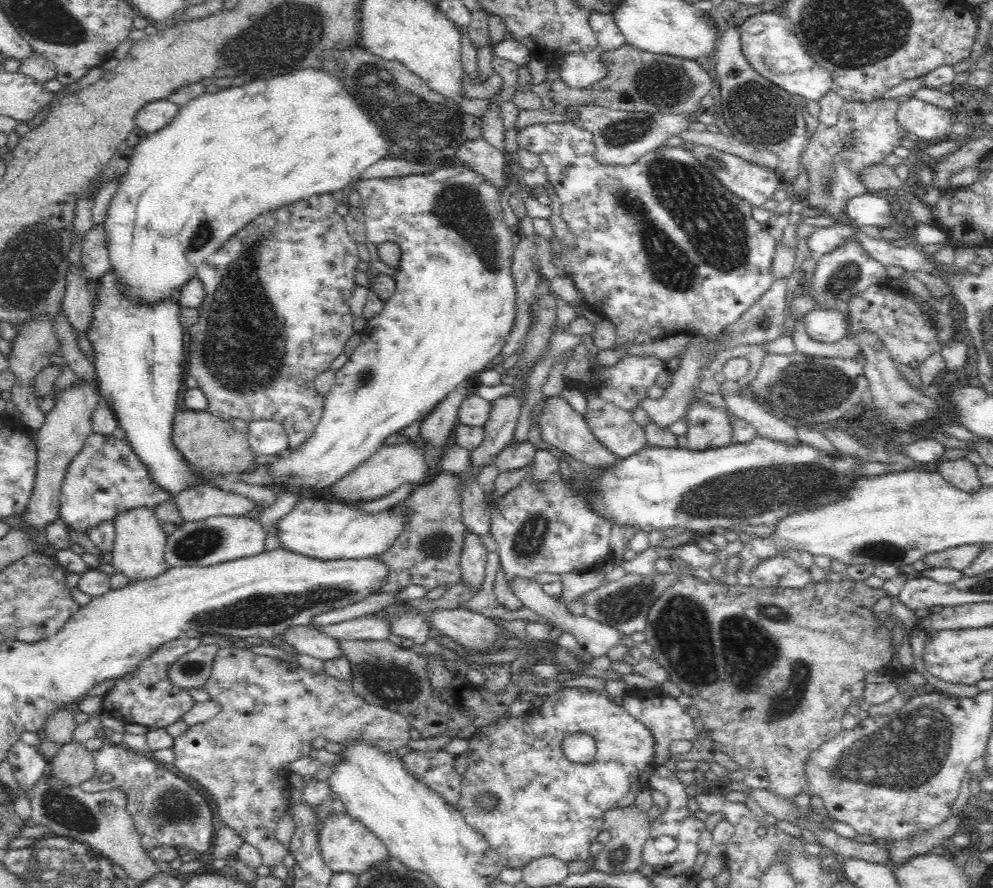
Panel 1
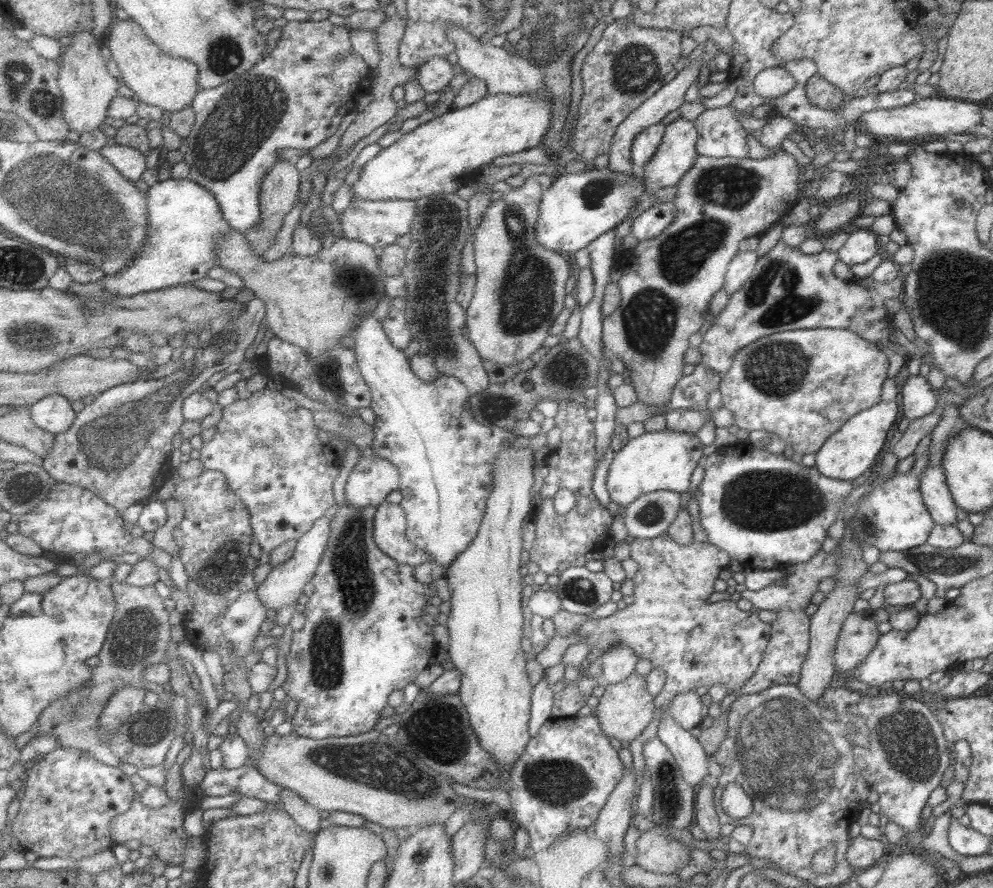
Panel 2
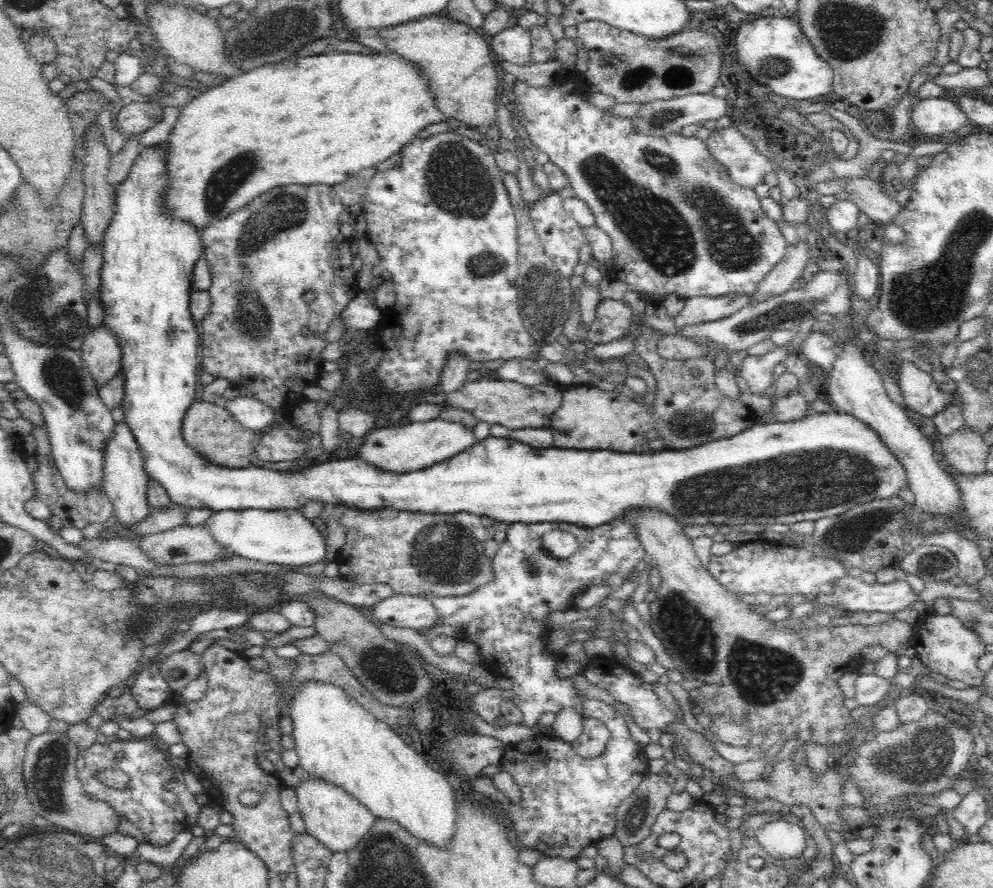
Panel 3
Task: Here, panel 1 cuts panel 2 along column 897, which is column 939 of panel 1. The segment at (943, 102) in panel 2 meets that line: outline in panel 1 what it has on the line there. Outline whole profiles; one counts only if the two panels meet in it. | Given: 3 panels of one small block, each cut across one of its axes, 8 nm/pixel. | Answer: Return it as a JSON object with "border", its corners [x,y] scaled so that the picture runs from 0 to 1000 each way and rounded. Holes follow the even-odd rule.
{"border":[[[917,108],[907,115],[902,134],[912,149],[922,151],[924,157],[945,159],[956,151],[962,131],[956,123]]]}

